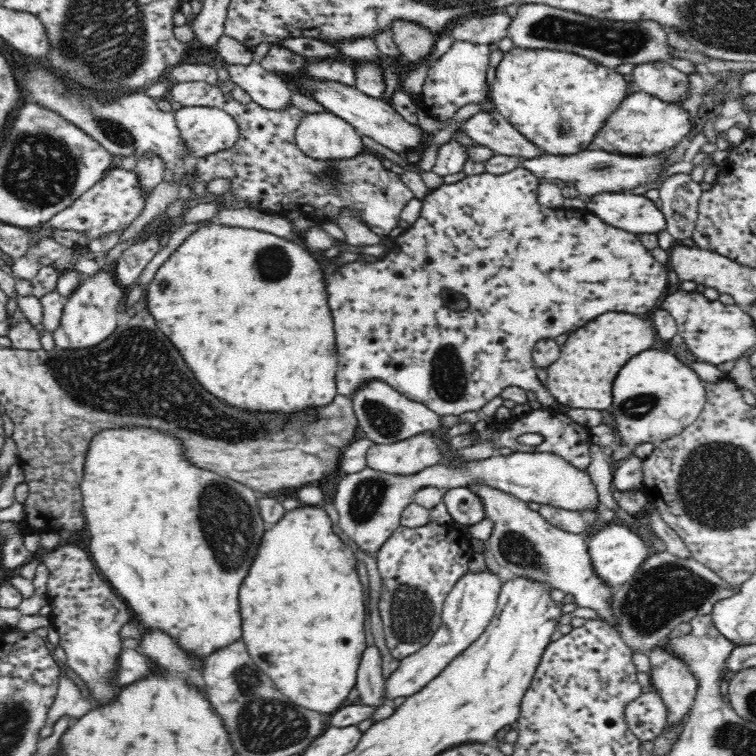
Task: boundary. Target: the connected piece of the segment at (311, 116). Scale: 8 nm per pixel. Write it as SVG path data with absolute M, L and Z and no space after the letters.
M330 111L304 114L295 143L308 157L318 160L344 160L366 151L357 130Z

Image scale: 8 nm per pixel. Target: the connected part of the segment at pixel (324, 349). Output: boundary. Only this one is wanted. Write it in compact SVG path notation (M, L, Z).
M214 222L208 226L202 226L188 235L156 271L151 283L147 286L148 300L145 306L148 308L145 309L156 318L156 324L172 340L172 344L180 350L182 358L186 358L186 364L196 374L198 382L206 390L210 390L216 398L226 400L226 404L242 408L242 410L296 412L296 410L306 410L308 406L326 406L338 394L335 377L338 368L336 331L334 331L334 319L332 319L330 305L328 305L325 277L322 266L316 261L316 258L300 244L265 231L230 228Z

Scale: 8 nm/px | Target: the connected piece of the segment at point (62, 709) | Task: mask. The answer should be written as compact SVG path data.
M67 674L59 676L59 687L54 701L50 710L48 710L48 714L46 714L44 728L41 728L38 732L38 741L52 734L53 726L62 714L76 720L94 708L94 704L82 697L80 688Z

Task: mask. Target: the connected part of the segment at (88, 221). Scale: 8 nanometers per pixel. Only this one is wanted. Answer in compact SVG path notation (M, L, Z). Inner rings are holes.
M116 164L104 174L100 182L96 182L90 190L84 192L72 206L55 214L44 227L52 231L80 231L89 240L94 240L98 236L125 231L132 221L142 214L146 198L148 195L142 191L134 170L126 170Z

